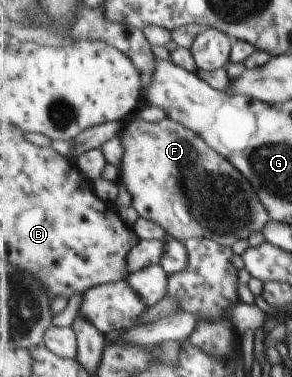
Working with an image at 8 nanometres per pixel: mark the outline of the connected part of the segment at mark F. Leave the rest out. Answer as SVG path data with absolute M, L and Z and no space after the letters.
M141 118L127 120L121 132L125 157L120 178L134 197L134 208L139 216L162 225L169 235L186 243L192 239L212 239L231 247L241 238L251 238L253 232L262 232L271 222L270 213L253 190L247 176L223 154L211 148L197 133L170 118L159 123Z

